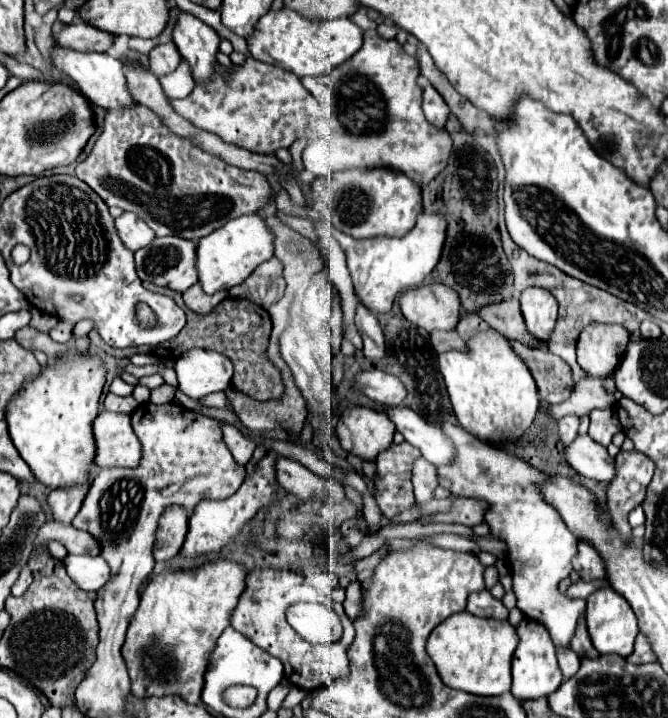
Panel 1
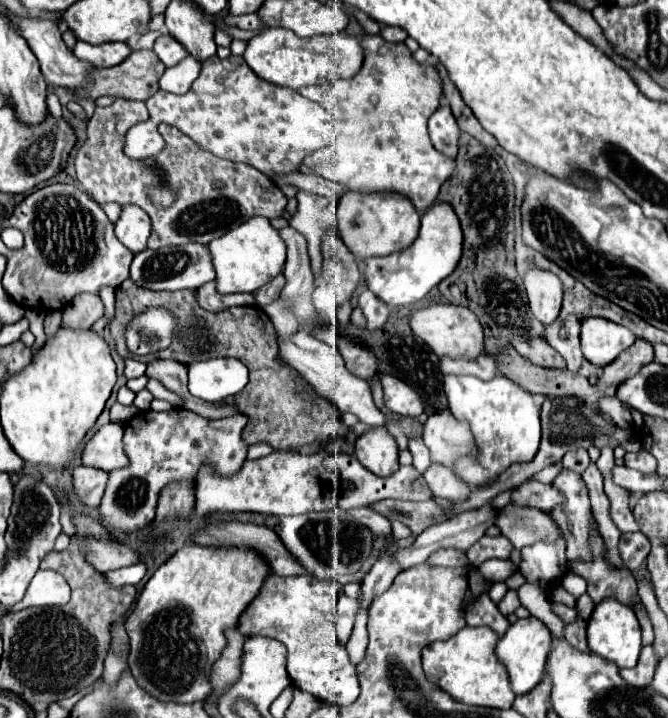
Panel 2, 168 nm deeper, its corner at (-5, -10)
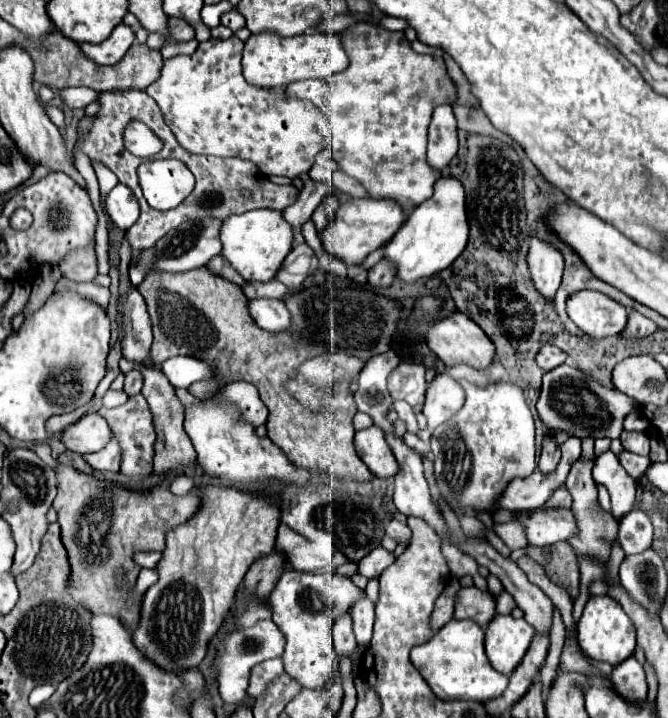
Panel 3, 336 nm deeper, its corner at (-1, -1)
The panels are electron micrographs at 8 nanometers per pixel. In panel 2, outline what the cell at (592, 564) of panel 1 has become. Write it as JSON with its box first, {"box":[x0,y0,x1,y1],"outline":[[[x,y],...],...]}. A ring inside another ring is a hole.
{"box":[550,470,590,560],"outline":[[[562,470],[554,478],[554,488],[566,496],[562,508],[552,508],[550,516],[562,528],[566,538],[568,560],[590,560],[588,536],[590,536],[590,500],[582,476],[570,470]]]}

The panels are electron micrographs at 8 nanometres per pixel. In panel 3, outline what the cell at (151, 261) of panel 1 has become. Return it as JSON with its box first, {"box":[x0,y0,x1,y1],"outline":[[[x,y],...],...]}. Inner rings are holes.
{"box":[130,219,222,285],"outline":[[[200,219],[200,221],[182,223],[182,227],[160,237],[150,249],[144,249],[134,255],[134,261],[130,265],[130,281],[134,285],[140,285],[144,281],[144,277],[156,269],[178,273],[178,271],[192,271],[192,269],[208,265],[208,261],[222,251],[222,245],[218,243],[220,225],[222,225],[222,221],[218,221],[218,219]]]}

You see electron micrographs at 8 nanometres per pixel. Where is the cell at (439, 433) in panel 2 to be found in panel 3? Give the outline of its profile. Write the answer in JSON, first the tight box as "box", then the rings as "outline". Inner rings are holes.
{"box":[424,373,464,429],"outline":[[[438,373],[434,381],[428,385],[424,415],[428,421],[428,429],[436,429],[438,425],[452,419],[464,405],[462,387],[446,373]]]}

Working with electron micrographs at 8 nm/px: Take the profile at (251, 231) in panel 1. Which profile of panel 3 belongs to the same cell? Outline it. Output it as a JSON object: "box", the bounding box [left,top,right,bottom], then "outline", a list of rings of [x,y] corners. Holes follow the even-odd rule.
{"box":[220,209,292,281],"outline":[[[254,209],[226,219],[220,229],[220,241],[222,255],[246,281],[270,281],[292,249],[292,227],[282,219],[280,211]]]}

